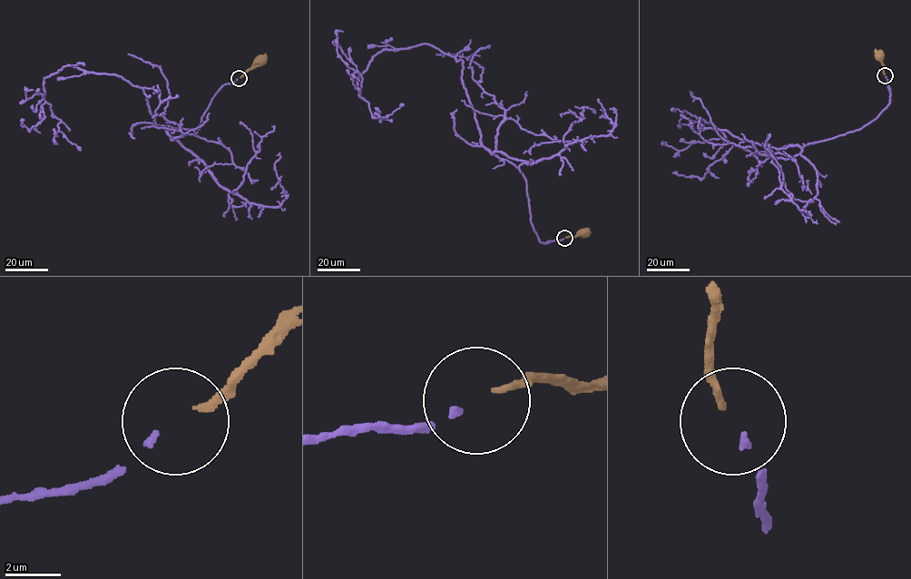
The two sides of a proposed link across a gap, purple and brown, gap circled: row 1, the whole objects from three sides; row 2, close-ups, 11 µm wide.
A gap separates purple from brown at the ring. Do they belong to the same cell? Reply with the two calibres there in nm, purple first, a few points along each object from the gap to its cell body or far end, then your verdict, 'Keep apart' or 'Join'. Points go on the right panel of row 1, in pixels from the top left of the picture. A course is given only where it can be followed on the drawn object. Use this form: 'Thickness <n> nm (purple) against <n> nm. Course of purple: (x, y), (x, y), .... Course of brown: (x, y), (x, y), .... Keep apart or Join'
Thickness 220 nm (purple) against 240 nm. Course of purple: (886, 76), (889, 103), (872, 121), (802, 147), (703, 130), (683, 111), (732, 144), (702, 178), (672, 173). Course of brown: (885, 74), (879, 55). Join

